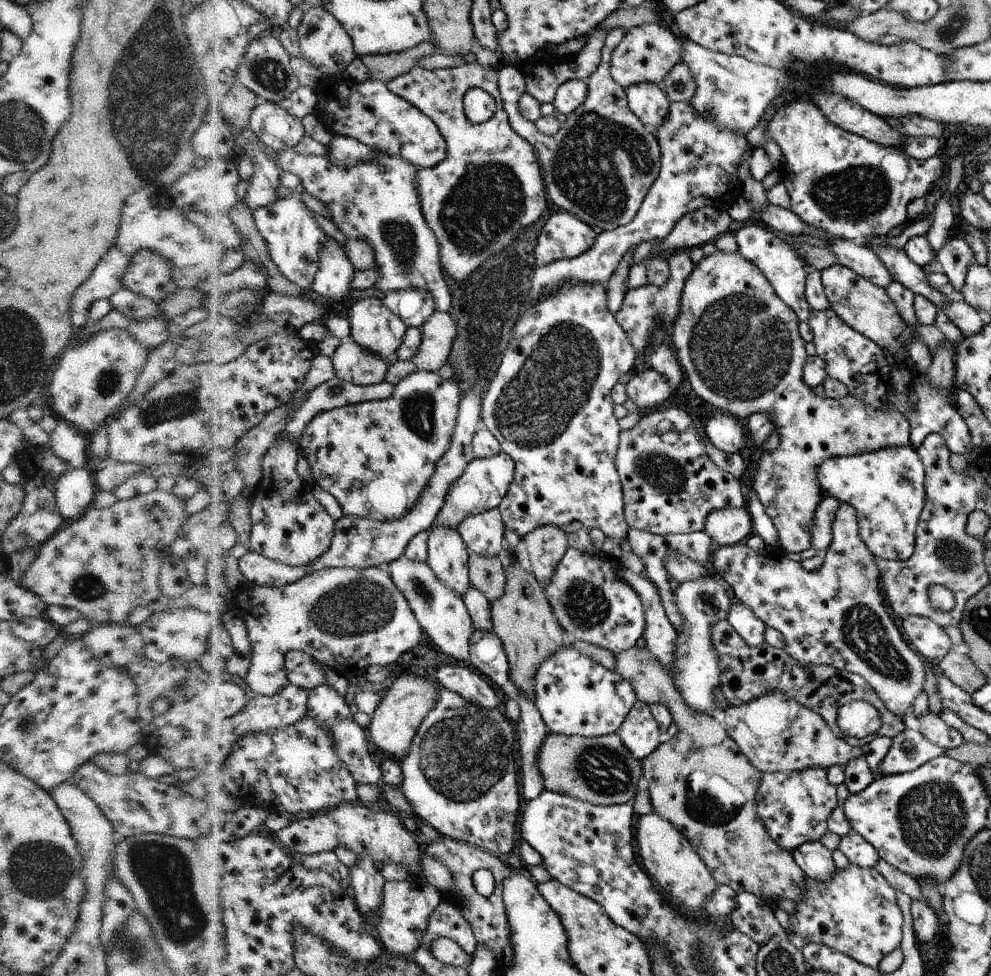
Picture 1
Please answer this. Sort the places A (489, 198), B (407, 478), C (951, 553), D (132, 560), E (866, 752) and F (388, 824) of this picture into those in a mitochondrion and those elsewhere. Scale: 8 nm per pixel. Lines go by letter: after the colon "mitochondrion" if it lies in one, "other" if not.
A: mitochondrion
B: mitochondrion
C: mitochondrion
D: other
E: other
F: other

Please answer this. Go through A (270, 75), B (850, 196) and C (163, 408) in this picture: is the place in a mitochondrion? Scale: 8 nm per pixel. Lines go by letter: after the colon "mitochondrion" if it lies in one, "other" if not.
A: mitochondrion
B: mitochondrion
C: mitochondrion

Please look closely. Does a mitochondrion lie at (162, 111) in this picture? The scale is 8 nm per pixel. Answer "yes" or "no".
yes

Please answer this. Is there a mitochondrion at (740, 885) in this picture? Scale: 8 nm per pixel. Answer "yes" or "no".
no

